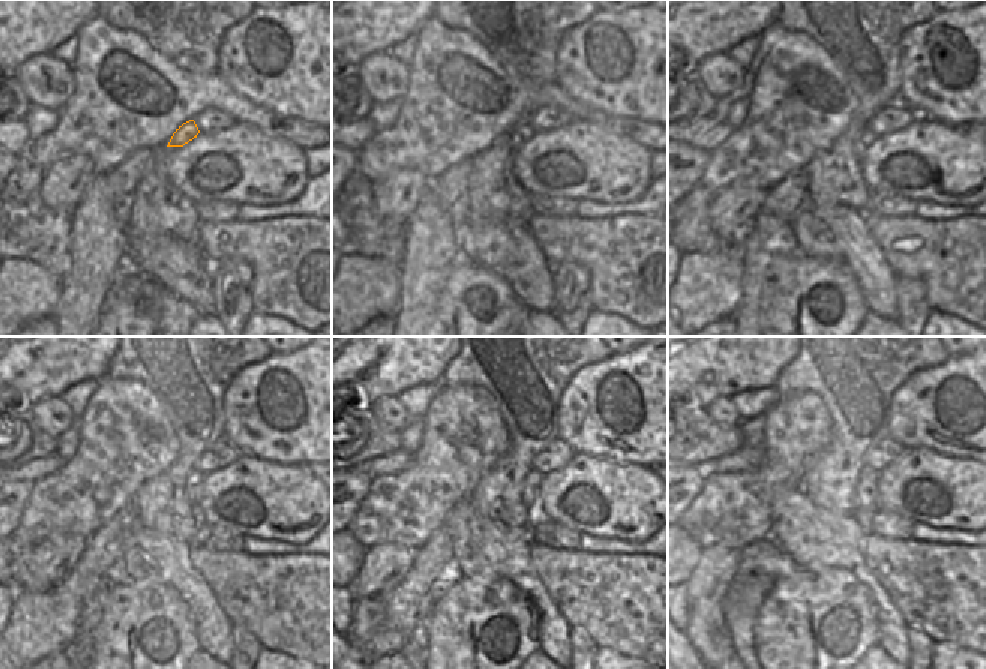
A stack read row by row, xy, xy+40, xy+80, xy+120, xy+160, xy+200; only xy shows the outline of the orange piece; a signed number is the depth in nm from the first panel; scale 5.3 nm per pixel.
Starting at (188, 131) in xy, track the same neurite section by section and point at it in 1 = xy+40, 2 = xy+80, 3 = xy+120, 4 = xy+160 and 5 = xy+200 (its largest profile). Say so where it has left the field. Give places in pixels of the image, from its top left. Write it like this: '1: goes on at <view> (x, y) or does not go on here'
1: goes on at xy+40 (523, 132)
2: goes on at xy+80 (865, 140)
3: goes on at xy+120 (194, 480)
4: goes on at xy+160 (530, 494)
5: goes on at xy+200 (866, 495)

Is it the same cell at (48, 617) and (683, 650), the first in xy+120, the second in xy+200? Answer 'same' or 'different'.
different

